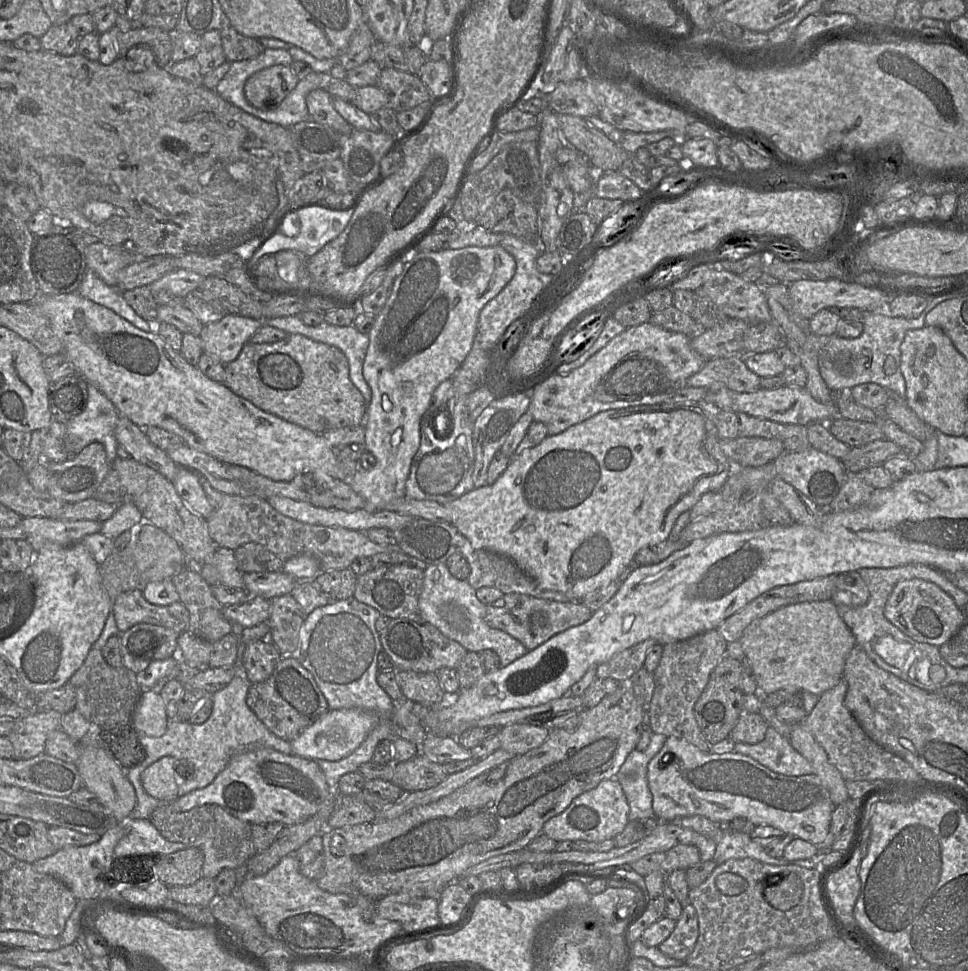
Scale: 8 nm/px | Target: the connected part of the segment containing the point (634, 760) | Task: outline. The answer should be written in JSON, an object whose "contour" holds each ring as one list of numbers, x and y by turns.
{"contour":[[653,733,648,747,644,751,636,748,632,750,615,776,627,798,629,821,655,817,647,768,649,761,661,750,666,739,663,734]]}

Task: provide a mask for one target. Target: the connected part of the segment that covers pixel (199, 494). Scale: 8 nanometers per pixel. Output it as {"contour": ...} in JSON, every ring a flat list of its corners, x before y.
{"contour":[[180,467,176,477,171,482,173,482,177,494,192,511,204,519,212,514,213,506,195,471]]}

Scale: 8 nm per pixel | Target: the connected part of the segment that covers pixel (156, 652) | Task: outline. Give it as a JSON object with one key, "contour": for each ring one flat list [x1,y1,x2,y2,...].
{"contour":[[159,625,132,626,120,633,123,666,137,674,153,661,178,657,178,637,175,631]]}

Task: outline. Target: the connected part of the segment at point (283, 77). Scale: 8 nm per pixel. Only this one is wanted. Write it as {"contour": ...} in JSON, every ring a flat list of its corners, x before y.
{"contour":[[271,66,247,79,244,95,248,103,259,110,275,110,296,87,298,81,290,66]]}

